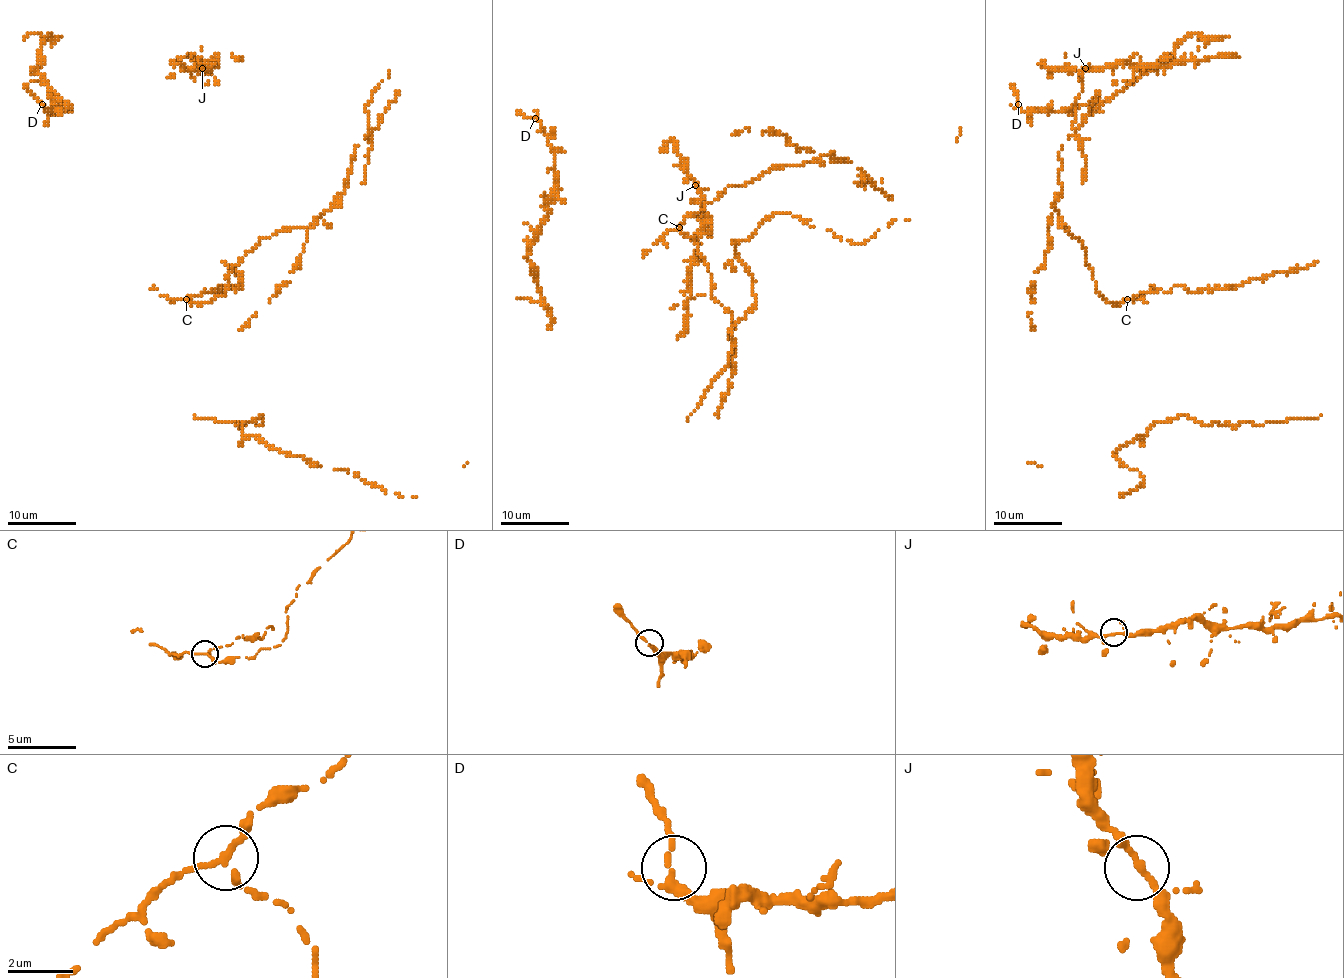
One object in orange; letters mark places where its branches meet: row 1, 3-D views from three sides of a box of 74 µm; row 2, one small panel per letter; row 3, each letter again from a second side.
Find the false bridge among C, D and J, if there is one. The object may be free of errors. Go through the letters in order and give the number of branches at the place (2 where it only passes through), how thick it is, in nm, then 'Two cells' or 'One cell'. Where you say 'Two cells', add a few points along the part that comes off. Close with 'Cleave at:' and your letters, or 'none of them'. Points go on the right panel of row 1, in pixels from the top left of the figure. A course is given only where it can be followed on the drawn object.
C: Branches: 3. Thickness 180 nm. Two cells. Course of the part to remove: (1127, 300), (1098, 295), (1087, 250), (1054, 203), (1081, 71)
D: Branches: 3. Thickness 200 nm. One cell
J: Branches: 3. Thickness 170 nm. One cell
Cleave at: C

